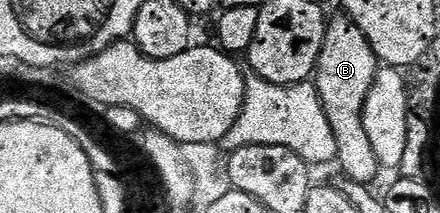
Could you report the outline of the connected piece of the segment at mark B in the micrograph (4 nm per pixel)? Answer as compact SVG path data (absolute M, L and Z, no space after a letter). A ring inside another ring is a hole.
M347 17L339 18L327 24L322 53L316 62L314 84L337 142L335 162L347 178L369 185L381 169L364 128L364 105L376 80L378 60L362 29L358 29L358 25Z

